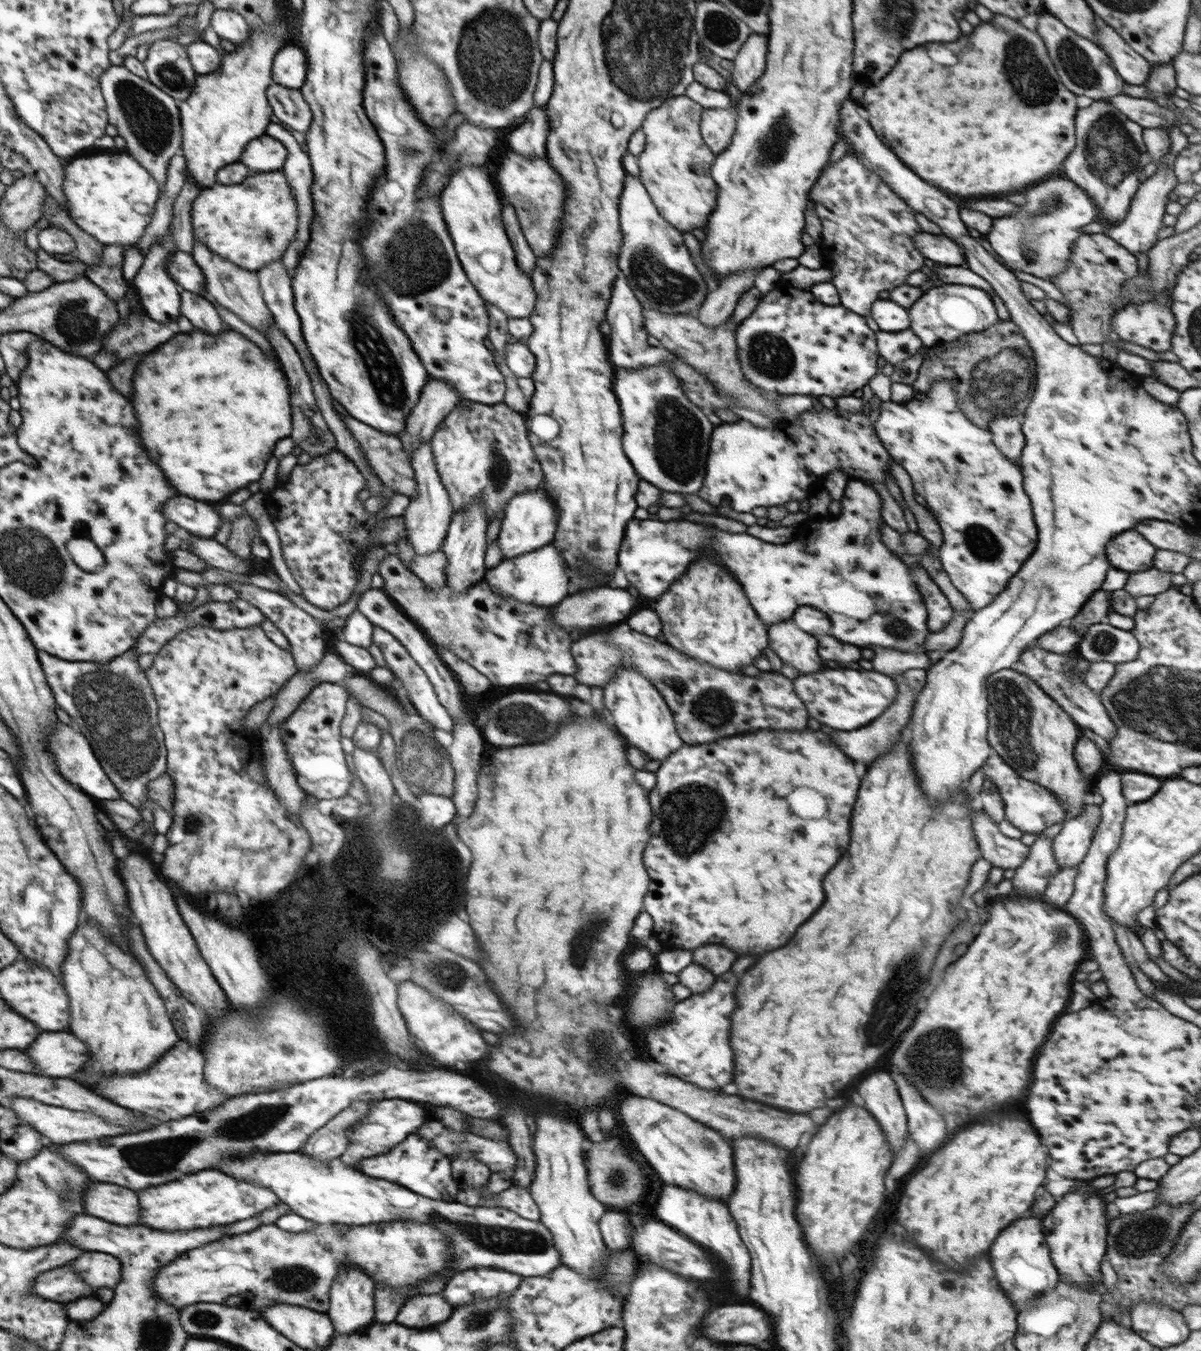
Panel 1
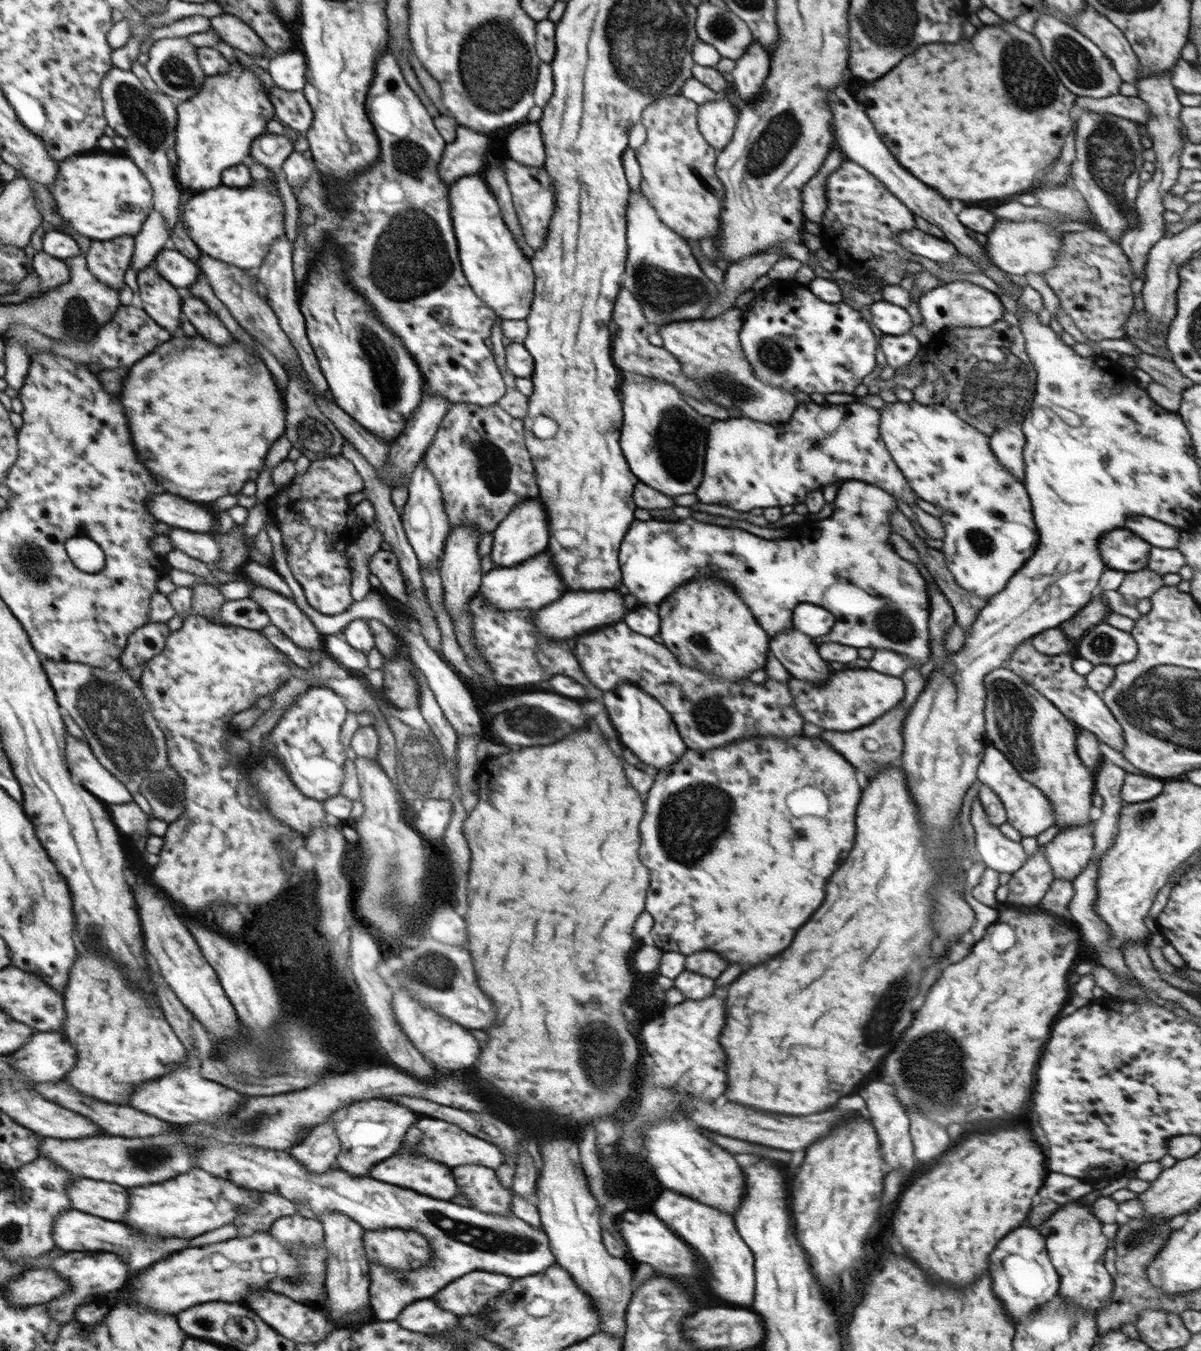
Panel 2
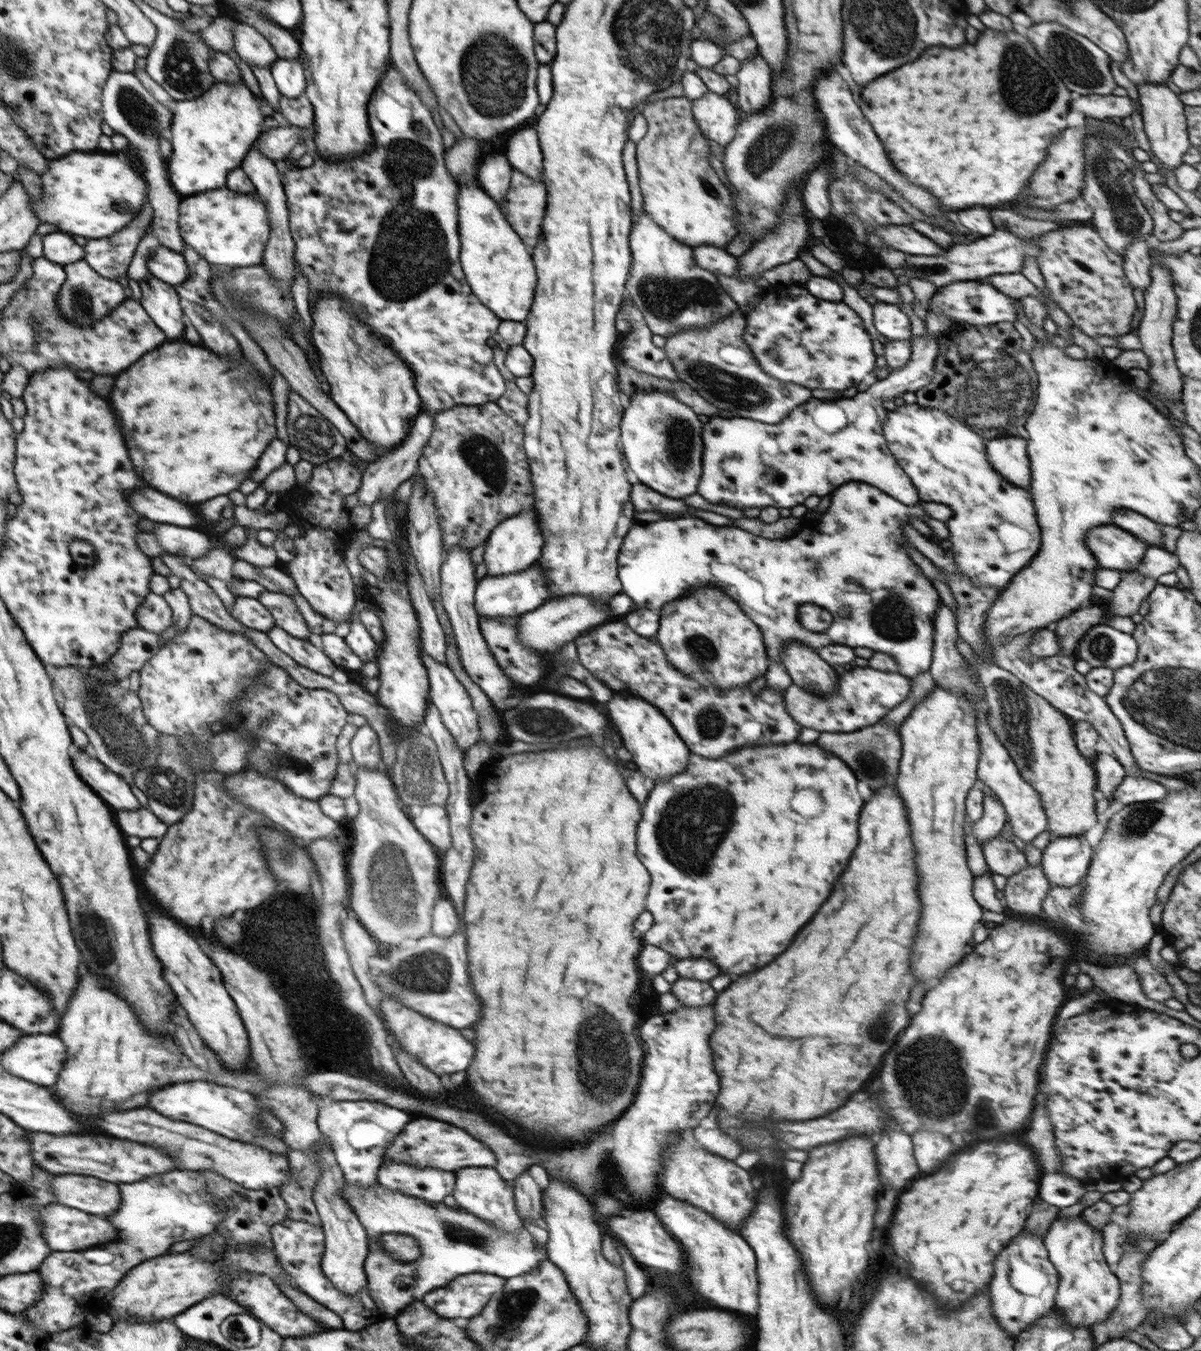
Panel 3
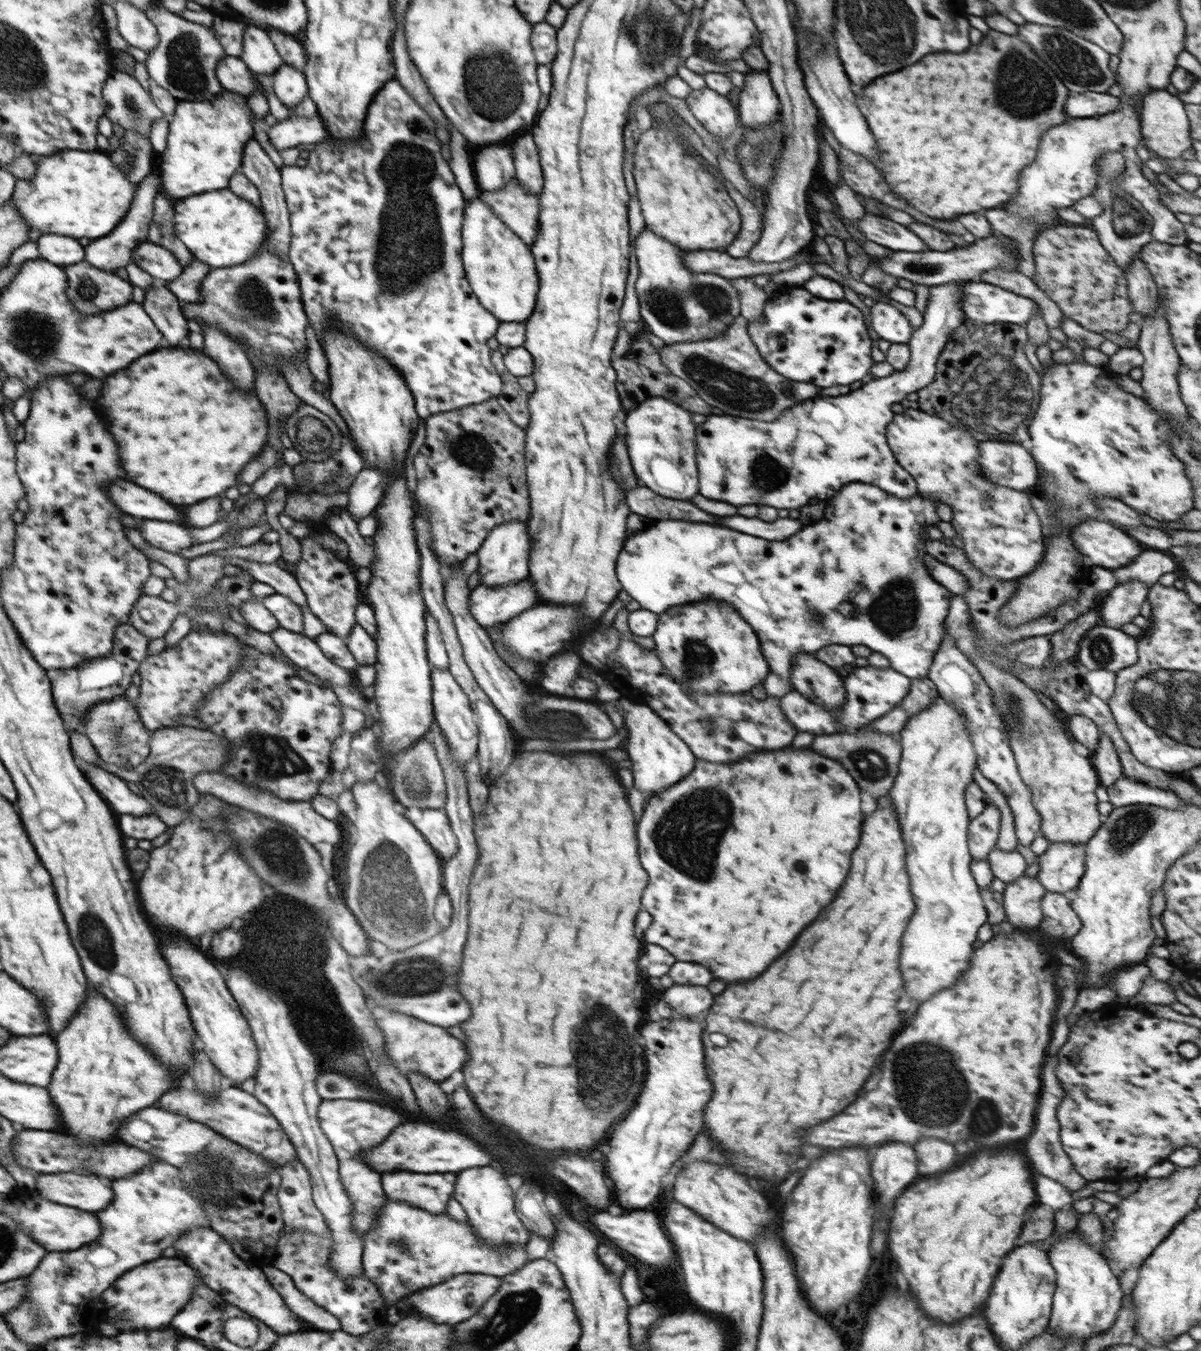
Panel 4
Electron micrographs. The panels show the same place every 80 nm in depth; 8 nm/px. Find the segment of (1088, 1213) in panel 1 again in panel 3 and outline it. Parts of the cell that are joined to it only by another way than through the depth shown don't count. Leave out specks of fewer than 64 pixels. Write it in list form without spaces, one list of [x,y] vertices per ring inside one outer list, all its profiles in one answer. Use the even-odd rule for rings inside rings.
[[[1081,1216],[1059,1218],[1042,1238],[1050,1262],[1059,1276],[1055,1307],[1072,1327],[1093,1327],[1106,1321],[1121,1295],[1118,1277],[1110,1271],[1102,1254],[1102,1231],[1092,1228]]]

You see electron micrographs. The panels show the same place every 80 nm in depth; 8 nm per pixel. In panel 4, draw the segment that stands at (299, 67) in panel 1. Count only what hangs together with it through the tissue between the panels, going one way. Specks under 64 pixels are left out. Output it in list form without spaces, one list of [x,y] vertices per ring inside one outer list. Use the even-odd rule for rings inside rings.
[[[283,63],[272,76],[274,92],[287,108],[298,106],[309,94],[305,74],[289,64]]]

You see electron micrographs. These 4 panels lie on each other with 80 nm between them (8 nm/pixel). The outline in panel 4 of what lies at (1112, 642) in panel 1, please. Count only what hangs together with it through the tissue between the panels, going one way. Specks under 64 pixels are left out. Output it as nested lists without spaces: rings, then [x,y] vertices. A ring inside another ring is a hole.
[[[1102,624],[1093,627],[1079,642],[1078,660],[1090,670],[1108,670],[1113,673],[1138,662],[1137,640]]]

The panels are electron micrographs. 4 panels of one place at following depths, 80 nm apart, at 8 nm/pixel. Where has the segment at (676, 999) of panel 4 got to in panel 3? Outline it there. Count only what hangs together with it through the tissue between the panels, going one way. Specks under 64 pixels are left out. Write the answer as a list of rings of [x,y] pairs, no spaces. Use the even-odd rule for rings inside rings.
[[[679,978],[671,984],[669,990],[680,1002],[681,1006],[701,1007],[710,1004],[717,998],[717,993],[710,981]]]

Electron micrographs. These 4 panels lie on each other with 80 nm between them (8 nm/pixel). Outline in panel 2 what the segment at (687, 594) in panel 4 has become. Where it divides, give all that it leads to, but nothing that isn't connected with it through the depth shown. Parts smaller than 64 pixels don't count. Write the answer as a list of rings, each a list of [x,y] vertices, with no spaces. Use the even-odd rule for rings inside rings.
[[[850,480],[844,481],[840,486],[832,503],[834,510],[828,520],[834,522],[820,524],[820,532],[826,538],[810,540],[764,540],[740,528],[720,528],[698,522],[692,517],[678,518],[678,522],[664,522],[664,519],[658,522],[659,519],[656,518],[649,521],[634,519],[619,548],[621,582],[627,588],[627,592],[636,596],[637,602],[650,607],[650,604],[659,605],[678,586],[694,580],[696,576],[718,576],[735,587],[735,592],[742,602],[746,603],[758,625],[766,631],[768,638],[774,638],[775,634],[793,628],[793,610],[799,604],[815,604],[825,608],[836,618],[832,632],[822,638],[814,638],[816,644],[838,642],[852,648],[893,650],[909,658],[915,664],[913,668],[920,669],[931,658],[931,634],[928,628],[930,599],[922,569],[904,560],[890,544],[890,535],[893,532],[891,514],[898,508],[894,497],[878,486]],[[852,586],[856,590],[864,590],[866,594],[858,594],[856,598],[852,598]]]

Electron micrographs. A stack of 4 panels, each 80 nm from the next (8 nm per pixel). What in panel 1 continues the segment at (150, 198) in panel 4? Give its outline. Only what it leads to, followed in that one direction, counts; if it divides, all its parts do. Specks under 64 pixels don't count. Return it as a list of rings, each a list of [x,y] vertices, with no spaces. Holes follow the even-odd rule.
[[[107,244],[103,246],[98,264],[87,265],[85,274],[98,287],[105,290],[117,304],[127,294],[129,286],[123,277],[123,256],[130,246]]]

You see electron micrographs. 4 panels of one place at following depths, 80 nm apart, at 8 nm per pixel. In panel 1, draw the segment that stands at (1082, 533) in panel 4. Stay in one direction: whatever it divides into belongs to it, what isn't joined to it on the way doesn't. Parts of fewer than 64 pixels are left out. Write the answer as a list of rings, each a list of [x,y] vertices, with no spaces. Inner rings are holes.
[[[1126,530],[1106,544],[1106,556],[1110,564],[1124,572],[1138,572],[1152,568],[1156,548],[1144,540],[1136,530]]]

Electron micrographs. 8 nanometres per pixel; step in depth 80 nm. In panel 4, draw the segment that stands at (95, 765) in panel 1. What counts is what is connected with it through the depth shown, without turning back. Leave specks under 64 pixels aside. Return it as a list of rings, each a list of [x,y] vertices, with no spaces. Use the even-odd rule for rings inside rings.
[[[85,765],[84,771],[90,784],[101,794],[116,815],[158,816],[148,800],[130,790],[124,779],[98,766]]]

